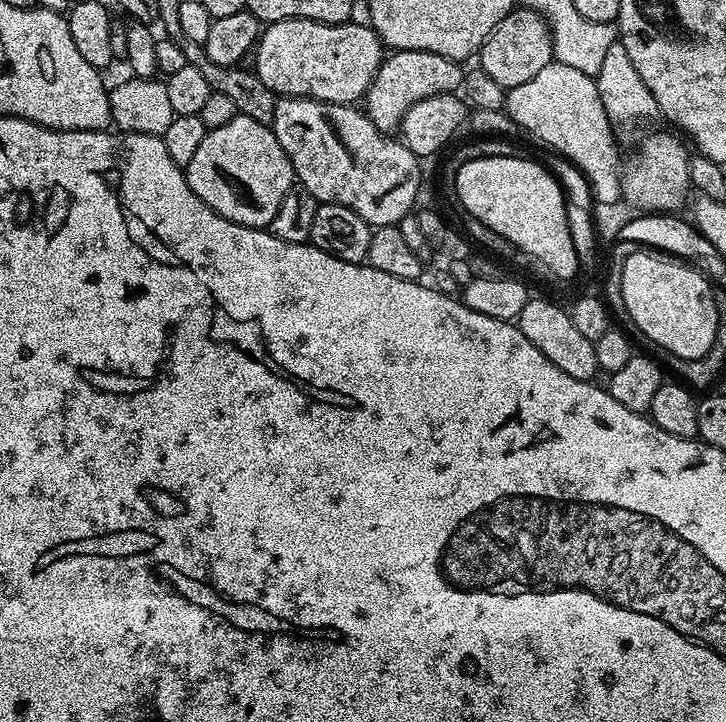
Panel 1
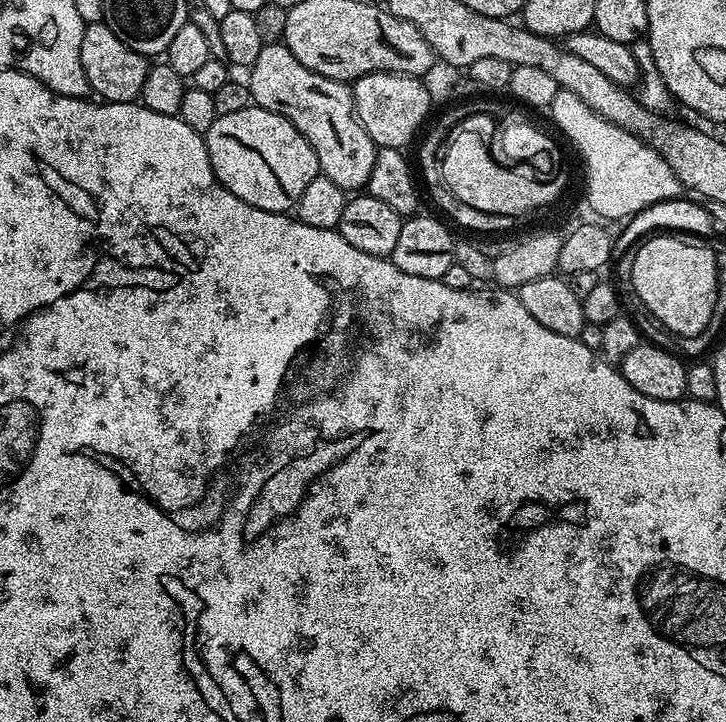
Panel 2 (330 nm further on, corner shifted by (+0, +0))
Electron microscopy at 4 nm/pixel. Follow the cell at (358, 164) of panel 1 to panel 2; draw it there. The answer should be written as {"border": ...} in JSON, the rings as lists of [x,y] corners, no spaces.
{"border":[[[268,42],[258,54],[258,62],[254,62],[247,73],[246,83],[252,92],[252,103],[255,107],[265,108],[286,118],[300,131],[302,138],[306,138],[306,142],[310,142],[320,163],[320,171],[323,176],[330,178],[330,182],[338,182],[338,186],[342,186],[346,190],[360,190],[367,185],[370,170],[374,170],[374,158],[378,149],[370,138],[370,134],[366,134],[359,118],[356,117],[356,103],[352,100],[351,87],[345,81],[331,80],[329,76],[323,76],[302,66],[302,62],[298,62],[298,58],[294,58],[294,54],[288,49],[287,44]]]}

